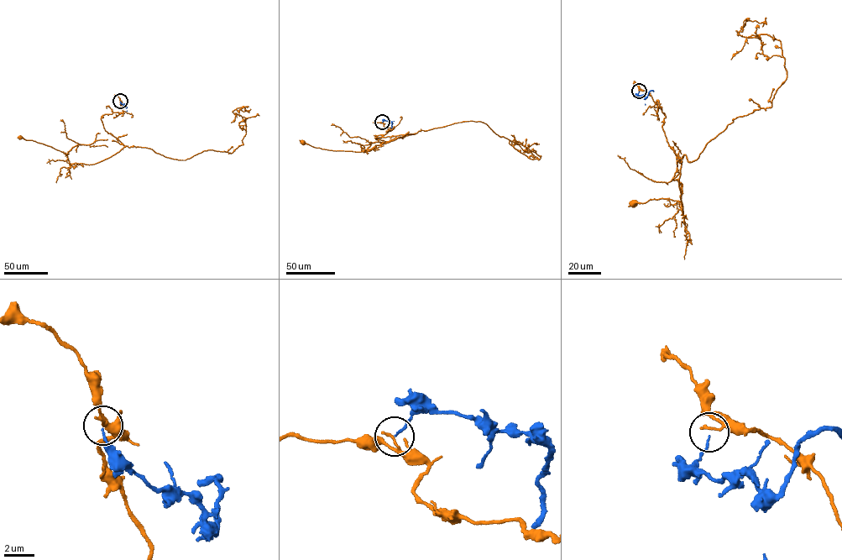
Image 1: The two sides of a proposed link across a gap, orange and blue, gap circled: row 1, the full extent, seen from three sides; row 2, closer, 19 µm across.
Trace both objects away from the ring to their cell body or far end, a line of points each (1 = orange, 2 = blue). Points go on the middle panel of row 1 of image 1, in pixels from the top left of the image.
1: (382, 122), (392, 129), (376, 139), (413, 133), (357, 152), (322, 149), (302, 142)
2: (382, 122), (392, 122), (391, 128)

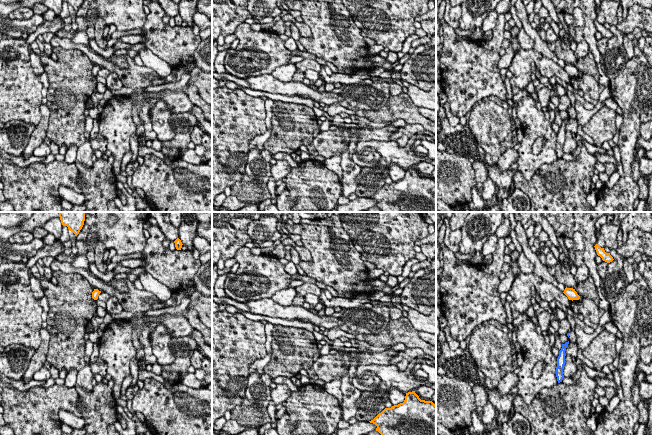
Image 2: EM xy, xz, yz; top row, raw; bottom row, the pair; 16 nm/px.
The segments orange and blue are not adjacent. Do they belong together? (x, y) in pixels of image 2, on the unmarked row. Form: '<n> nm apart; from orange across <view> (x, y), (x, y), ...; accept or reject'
550 nm apart; from orange across yz (572, 76), (568, 109); reject

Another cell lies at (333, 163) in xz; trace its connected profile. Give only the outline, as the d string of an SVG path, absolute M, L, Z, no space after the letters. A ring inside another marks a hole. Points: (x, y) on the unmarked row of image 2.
M334 155L330 158L325 159L324 165L331 171L333 171L341 182L343 170L341 167L341 156Z

